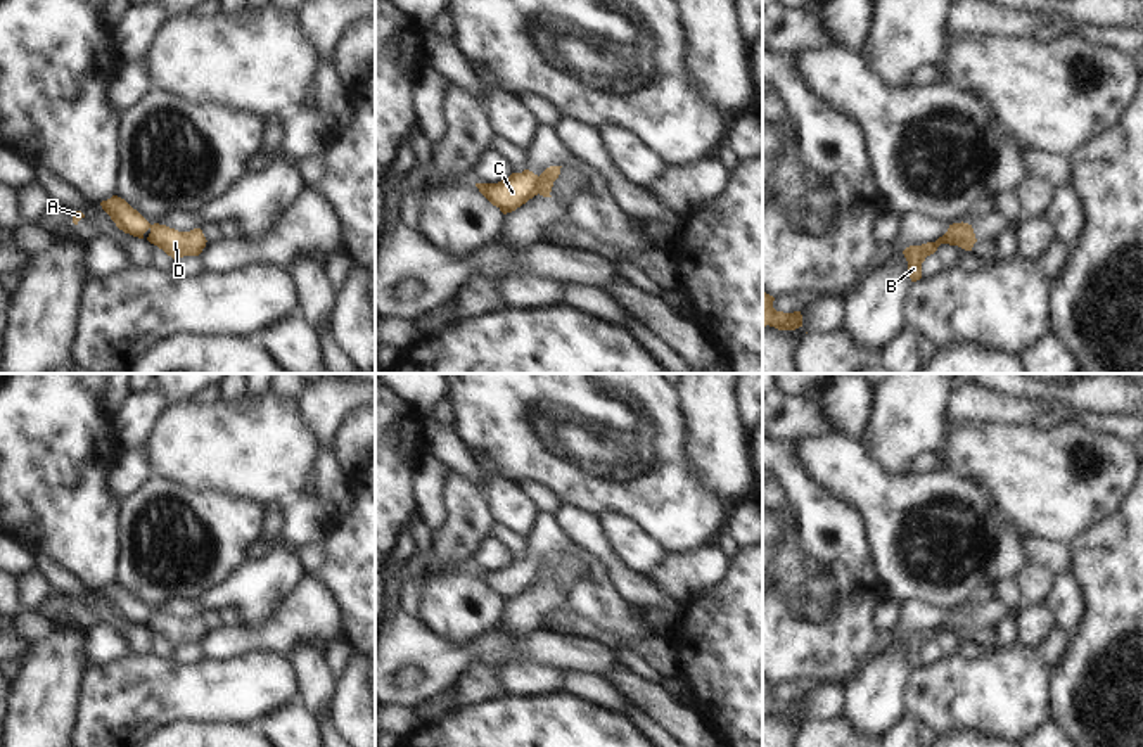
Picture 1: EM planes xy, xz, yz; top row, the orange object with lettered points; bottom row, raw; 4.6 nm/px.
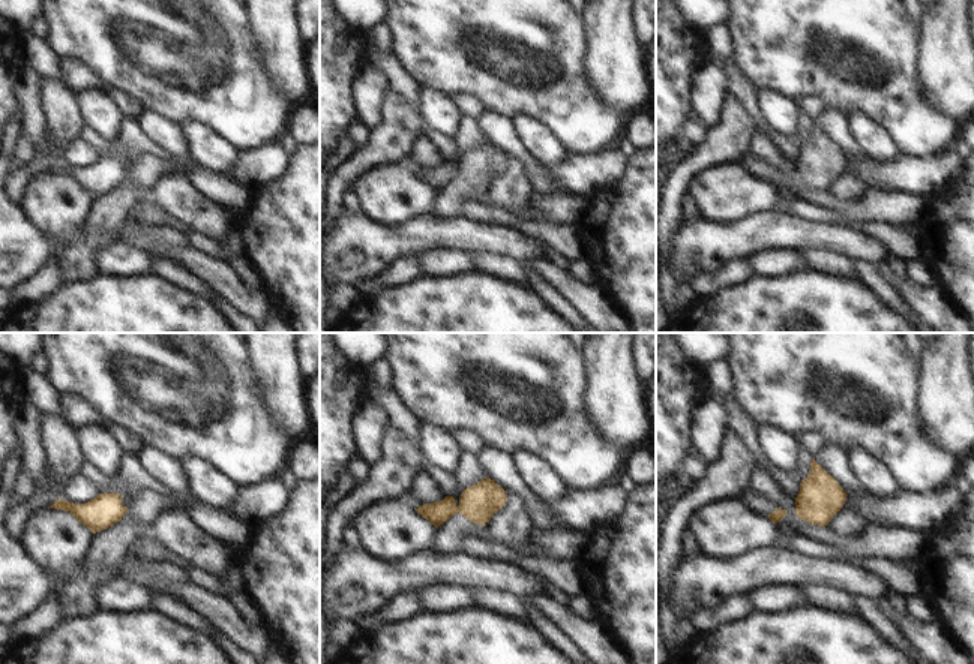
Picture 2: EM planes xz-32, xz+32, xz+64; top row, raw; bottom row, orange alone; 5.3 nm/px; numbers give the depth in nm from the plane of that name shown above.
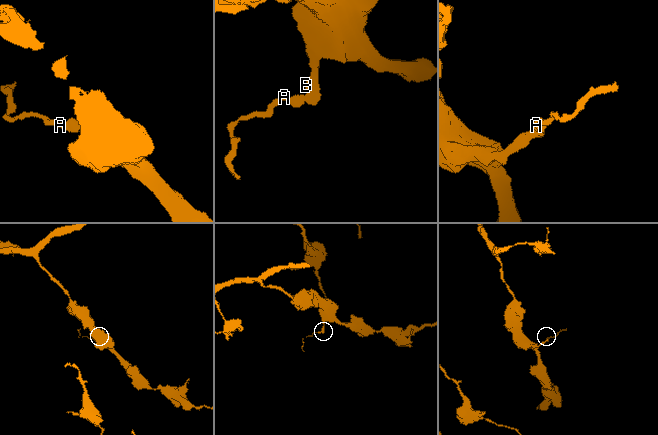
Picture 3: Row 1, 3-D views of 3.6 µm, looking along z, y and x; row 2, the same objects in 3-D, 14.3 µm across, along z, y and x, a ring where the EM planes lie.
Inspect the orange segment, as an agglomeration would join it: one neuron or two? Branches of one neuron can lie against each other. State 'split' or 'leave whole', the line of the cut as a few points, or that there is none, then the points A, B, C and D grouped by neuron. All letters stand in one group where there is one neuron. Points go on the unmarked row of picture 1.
split; cut xz (540, 564), (536, 580); groups A C / B D

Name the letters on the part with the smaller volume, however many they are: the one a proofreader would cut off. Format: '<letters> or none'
A, C

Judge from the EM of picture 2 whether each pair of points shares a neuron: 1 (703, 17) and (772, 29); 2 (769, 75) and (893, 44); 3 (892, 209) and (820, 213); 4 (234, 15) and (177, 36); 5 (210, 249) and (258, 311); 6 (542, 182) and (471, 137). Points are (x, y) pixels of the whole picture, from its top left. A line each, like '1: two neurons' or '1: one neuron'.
1: two neurons
2: one neuron
3: two neurons
4: one neuron
5: two neurons
6: two neurons

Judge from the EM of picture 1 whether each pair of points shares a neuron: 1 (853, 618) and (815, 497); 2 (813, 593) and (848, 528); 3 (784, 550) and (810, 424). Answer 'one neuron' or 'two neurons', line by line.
1: one neuron
2: one neuron
3: two neurons

